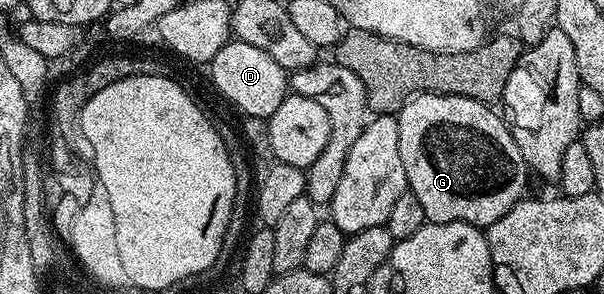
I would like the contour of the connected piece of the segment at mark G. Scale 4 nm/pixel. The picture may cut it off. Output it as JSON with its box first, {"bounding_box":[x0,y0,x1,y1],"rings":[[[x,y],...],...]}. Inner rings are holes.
{"bounding_box":[397,93,529,227],"rings":[[[418,93],[416,97],[409,98],[399,109],[397,114],[399,119],[399,146],[401,147],[401,163],[405,163],[405,175],[407,176],[407,188],[417,195],[422,209],[430,223],[453,223],[454,221],[464,221],[470,225],[486,227],[497,223],[505,211],[509,211],[524,196],[523,188],[527,185],[529,170],[517,143],[511,134],[511,127],[498,112],[494,113],[492,106],[486,101],[469,99],[461,95],[445,95],[444,93]]]}

